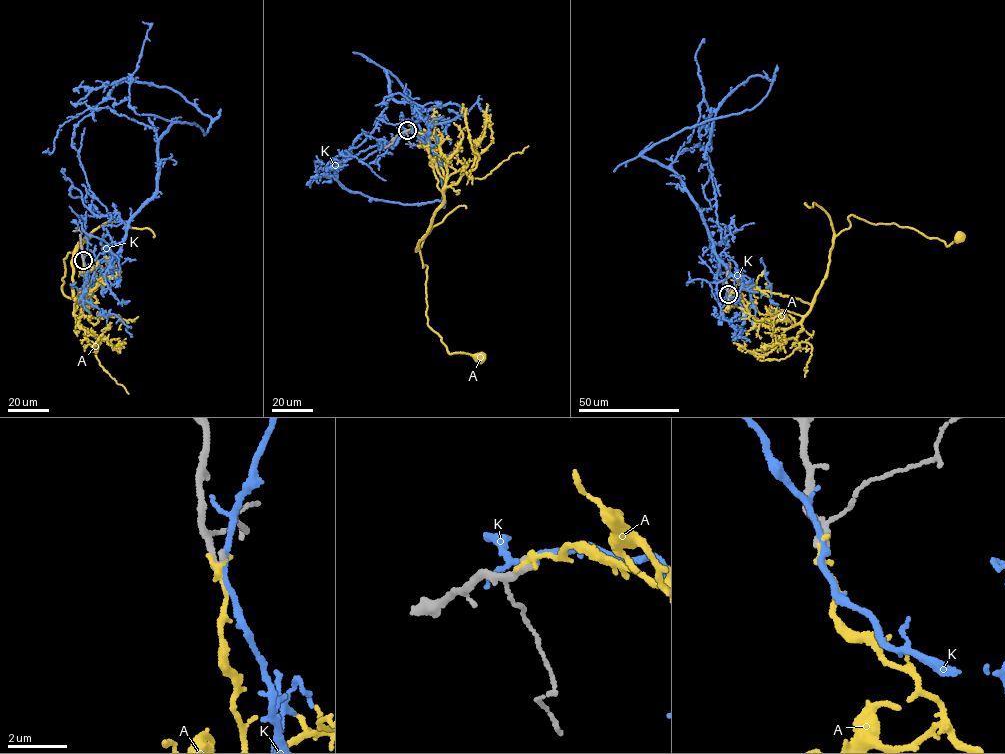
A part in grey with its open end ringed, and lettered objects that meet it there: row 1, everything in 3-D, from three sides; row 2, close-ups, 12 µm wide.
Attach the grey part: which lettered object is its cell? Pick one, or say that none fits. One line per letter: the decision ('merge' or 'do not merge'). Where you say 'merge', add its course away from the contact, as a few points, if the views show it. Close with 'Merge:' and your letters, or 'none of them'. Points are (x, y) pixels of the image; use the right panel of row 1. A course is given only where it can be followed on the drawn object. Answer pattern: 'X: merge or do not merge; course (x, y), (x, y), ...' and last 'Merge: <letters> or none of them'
A: do not merge
K: do not merge
Merge: none of them

